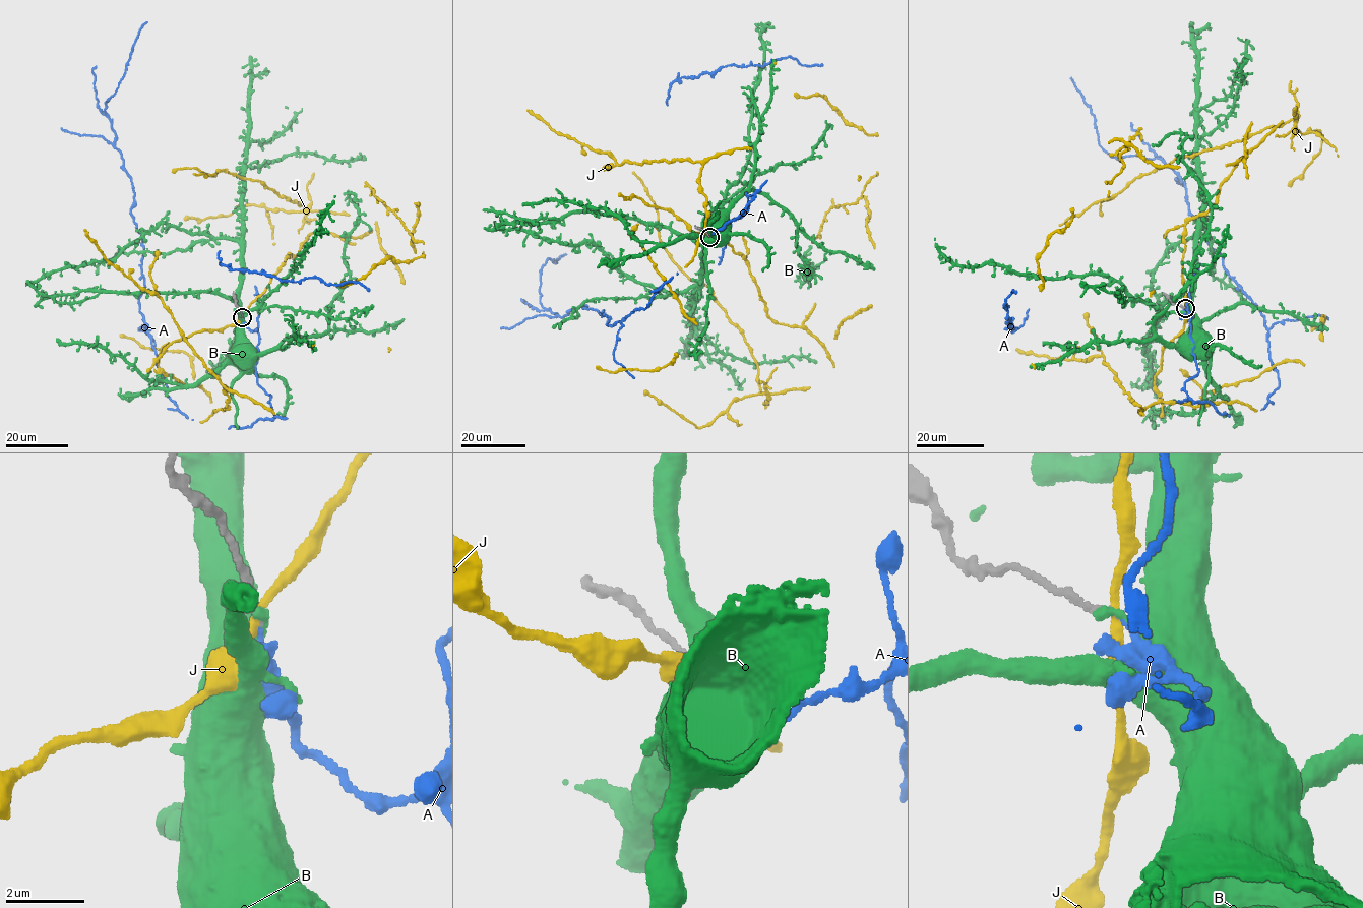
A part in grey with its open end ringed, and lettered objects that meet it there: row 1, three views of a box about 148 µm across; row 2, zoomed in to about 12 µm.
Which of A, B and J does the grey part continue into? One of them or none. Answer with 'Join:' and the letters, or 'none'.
Join: A

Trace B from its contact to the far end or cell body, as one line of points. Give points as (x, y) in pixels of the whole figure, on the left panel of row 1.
B: (242, 315), (257, 354), (328, 329), (330, 302), (348, 282), (345, 241), (359, 221), (350, 191), (360, 198)

